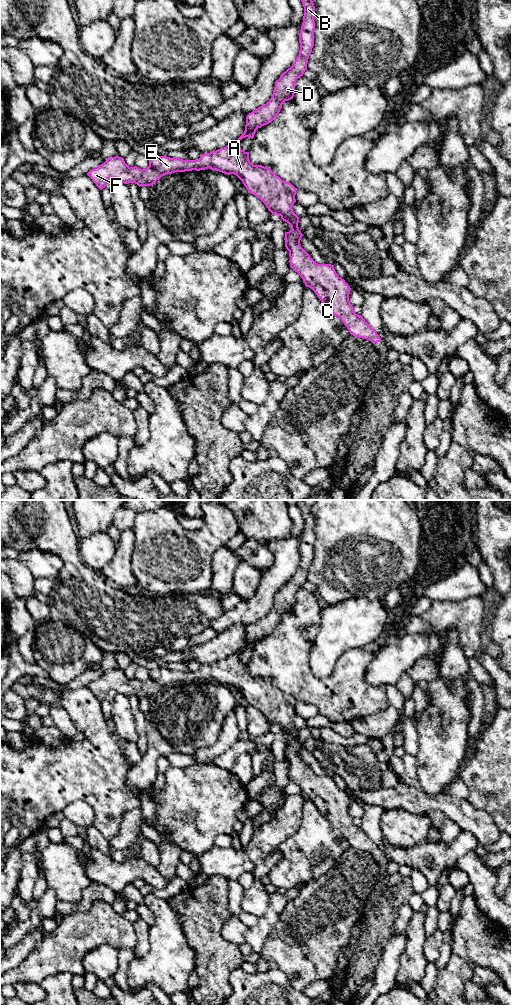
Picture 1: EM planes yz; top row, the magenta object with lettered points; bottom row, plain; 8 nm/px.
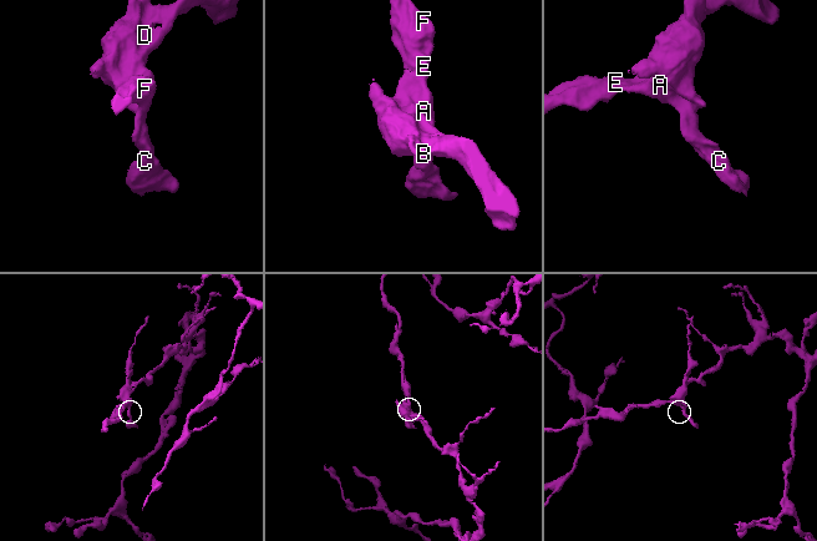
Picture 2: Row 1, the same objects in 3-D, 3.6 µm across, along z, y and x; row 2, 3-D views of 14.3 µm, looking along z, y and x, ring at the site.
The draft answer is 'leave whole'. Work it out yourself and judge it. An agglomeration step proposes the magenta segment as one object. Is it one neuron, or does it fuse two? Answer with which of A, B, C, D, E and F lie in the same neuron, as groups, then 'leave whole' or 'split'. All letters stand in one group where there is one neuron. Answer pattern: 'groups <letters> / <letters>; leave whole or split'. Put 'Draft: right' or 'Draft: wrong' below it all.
groups A B C D E F; leave whole
Draft: right

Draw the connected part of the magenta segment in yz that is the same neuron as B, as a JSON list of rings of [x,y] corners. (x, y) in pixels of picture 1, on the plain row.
[[[299,500],[297,503],[304,519],[299,545],[299,567],[292,578],[275,594],[271,611],[247,627],[245,643],[237,653],[216,663],[202,666],[198,672],[156,668],[149,671],[146,681],[129,679],[124,670],[115,668],[90,682],[87,687],[100,702],[106,699],[110,690],[124,696],[135,695],[139,699],[149,699],[162,688],[175,684],[209,680],[227,687],[236,687],[248,705],[259,710],[272,726],[280,728],[291,738],[291,742],[285,744],[285,759],[289,763],[290,779],[300,787],[305,798],[311,800],[321,814],[341,831],[351,847],[375,856],[380,854],[381,850],[361,827],[354,824],[349,813],[351,800],[348,795],[336,785],[334,777],[316,775],[300,758],[303,746],[298,739],[299,729],[292,721],[296,714],[297,700],[282,692],[270,680],[253,677],[249,672],[249,664],[242,662],[238,656],[243,650],[253,651],[256,642],[271,635],[279,626],[282,616],[294,609],[296,593],[307,582],[308,571],[314,558],[315,518],[312,507],[315,501]]]

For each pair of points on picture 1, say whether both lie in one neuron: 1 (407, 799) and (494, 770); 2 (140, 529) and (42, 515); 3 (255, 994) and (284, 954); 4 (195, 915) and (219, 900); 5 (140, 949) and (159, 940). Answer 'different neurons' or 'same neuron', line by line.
1: different neurons
2: different neurons
3: different neurons
4: same neuron
5: different neurons

